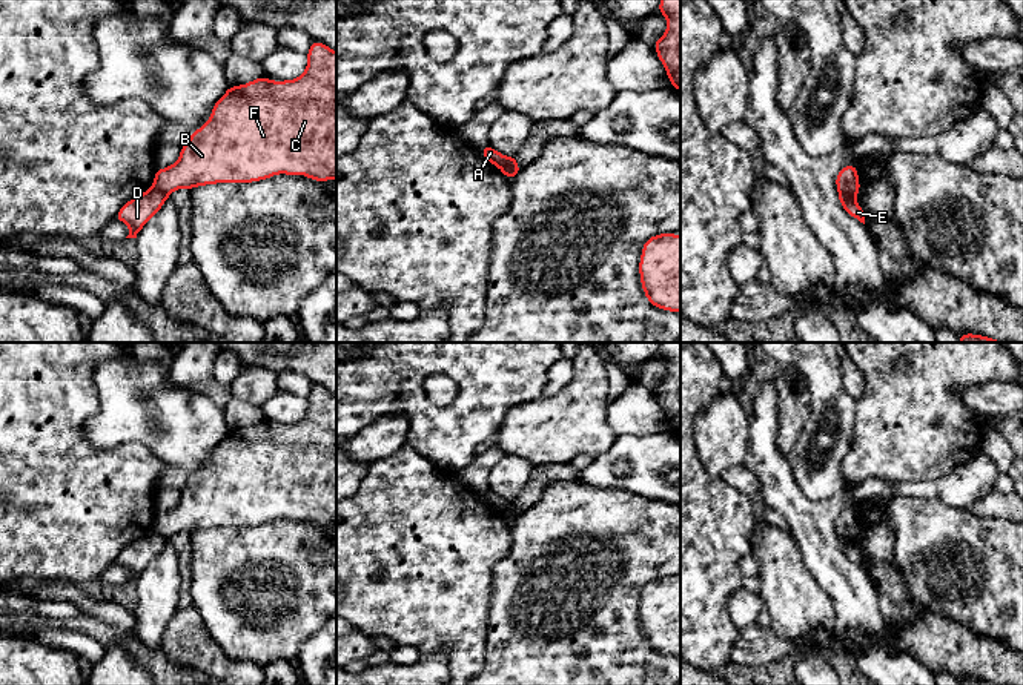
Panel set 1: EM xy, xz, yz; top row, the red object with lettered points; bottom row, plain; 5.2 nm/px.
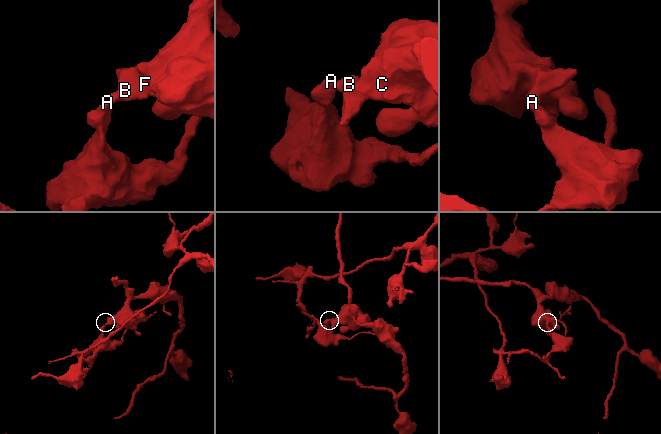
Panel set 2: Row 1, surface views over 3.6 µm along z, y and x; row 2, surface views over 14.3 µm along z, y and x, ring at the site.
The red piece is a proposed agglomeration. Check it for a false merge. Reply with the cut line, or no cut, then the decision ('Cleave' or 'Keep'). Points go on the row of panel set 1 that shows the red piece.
Split along yz (839, 191), (853, 197). Cleave

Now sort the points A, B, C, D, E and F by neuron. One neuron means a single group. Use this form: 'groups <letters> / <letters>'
groups A D E / B C F

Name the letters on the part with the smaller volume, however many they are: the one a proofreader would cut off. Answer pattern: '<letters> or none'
A, D, E

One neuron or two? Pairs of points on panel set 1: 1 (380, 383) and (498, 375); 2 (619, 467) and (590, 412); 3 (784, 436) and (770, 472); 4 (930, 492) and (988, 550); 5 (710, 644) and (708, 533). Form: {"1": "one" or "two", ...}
{"1": "one", "2": "two", "3": "two", "4": "two", "5": "one"}

